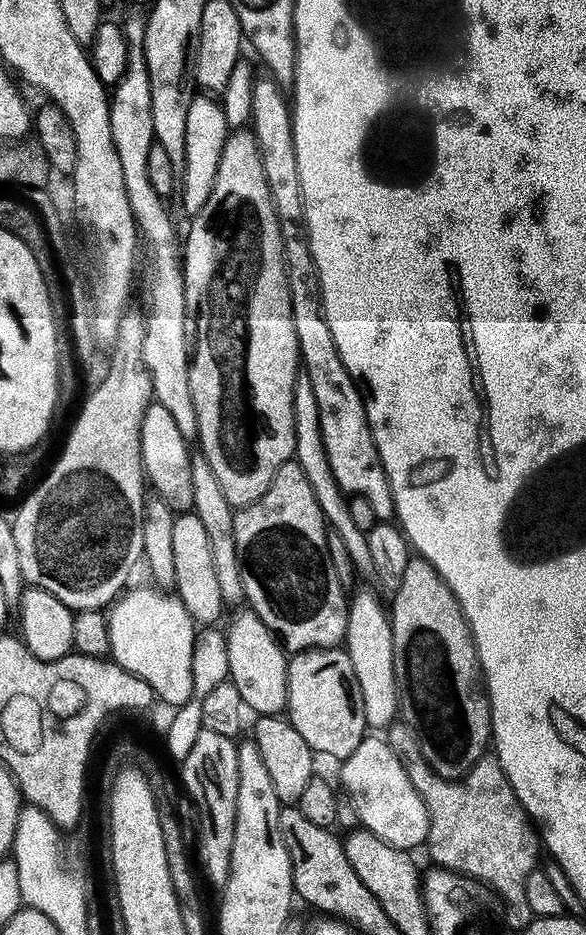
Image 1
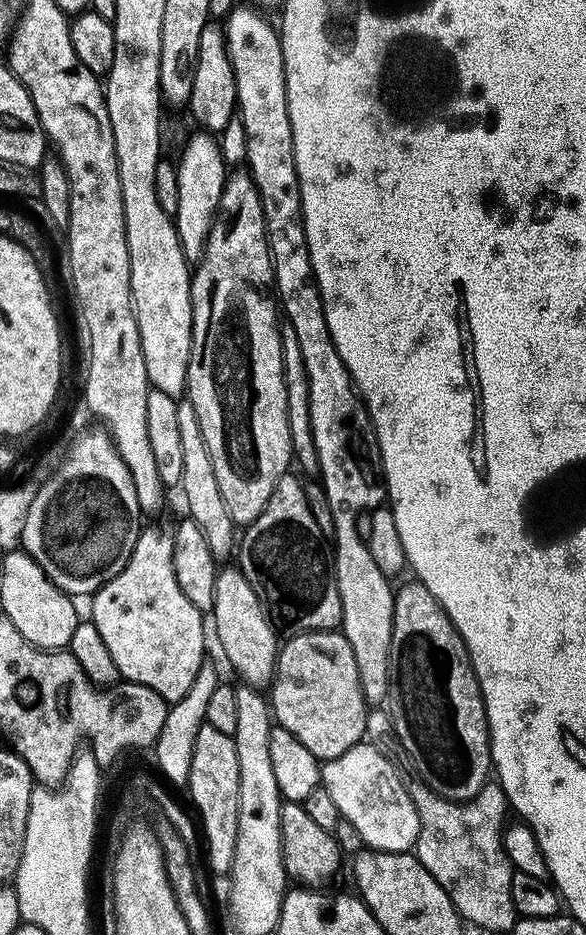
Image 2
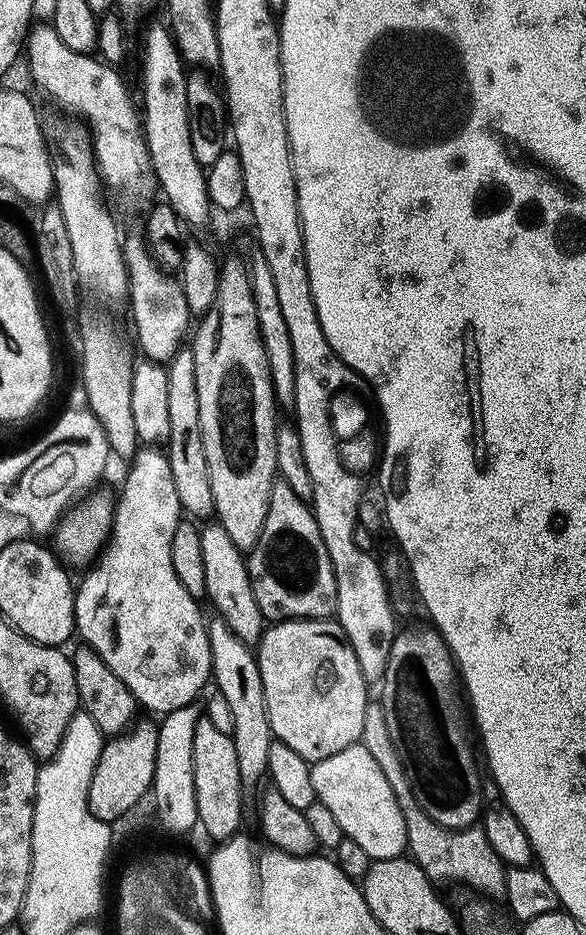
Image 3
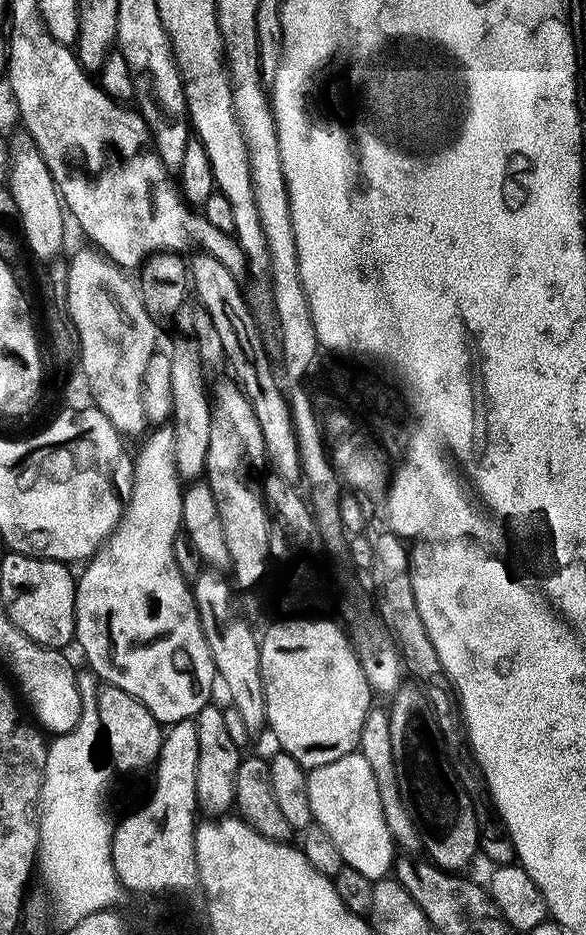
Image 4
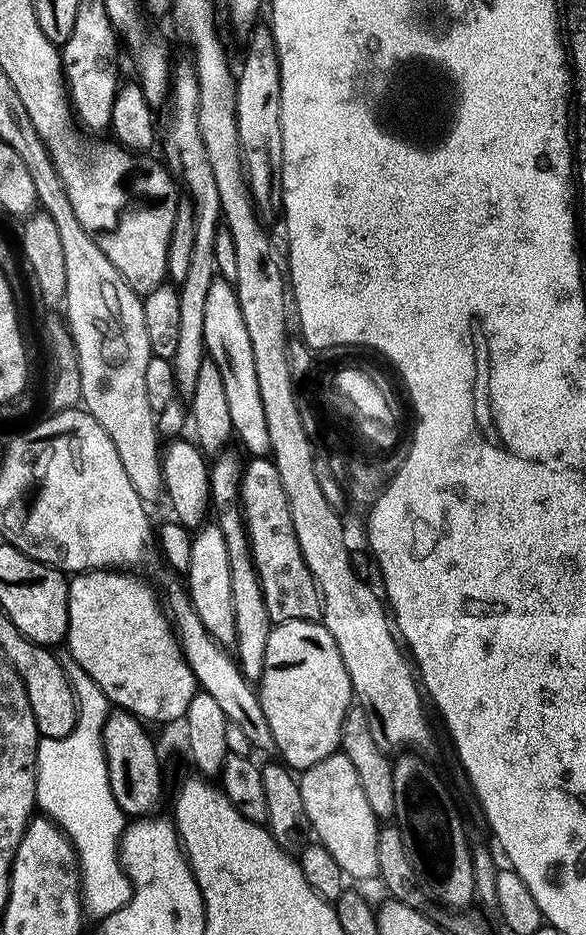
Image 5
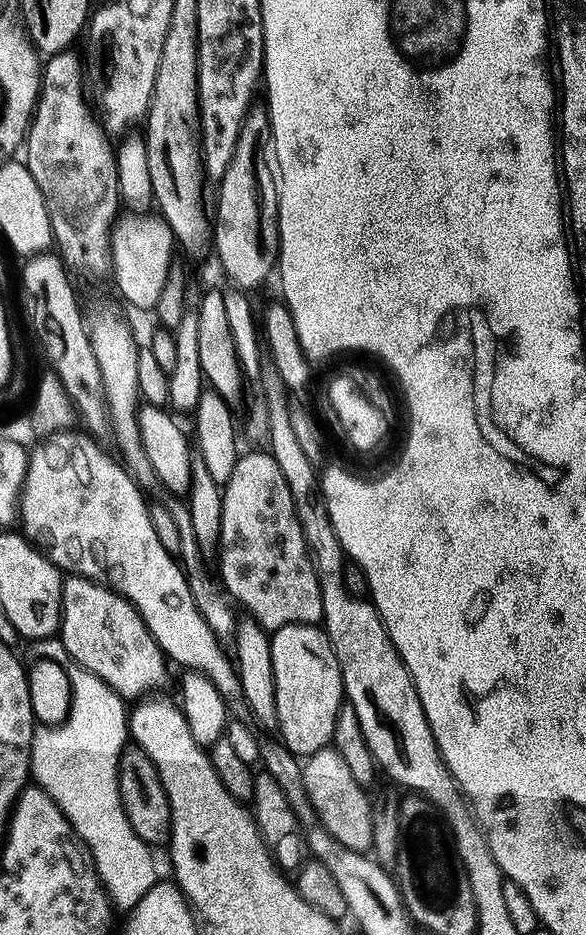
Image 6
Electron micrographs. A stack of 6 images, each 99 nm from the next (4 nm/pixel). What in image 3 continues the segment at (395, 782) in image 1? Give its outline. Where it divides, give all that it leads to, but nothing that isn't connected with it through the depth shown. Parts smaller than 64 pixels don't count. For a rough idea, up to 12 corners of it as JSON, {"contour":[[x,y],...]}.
{"contour":[[357,742],[311,765],[310,782],[372,860],[405,855],[402,810]]}

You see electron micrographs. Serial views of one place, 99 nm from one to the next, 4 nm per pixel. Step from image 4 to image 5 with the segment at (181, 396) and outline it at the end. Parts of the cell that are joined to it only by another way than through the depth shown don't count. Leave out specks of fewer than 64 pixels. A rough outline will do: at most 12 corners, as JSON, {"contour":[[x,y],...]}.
{"contour":[[172,69],[164,160],[196,217],[178,285],[176,386],[190,394],[206,359],[206,293],[218,279],[218,186],[198,126],[198,78]]}

